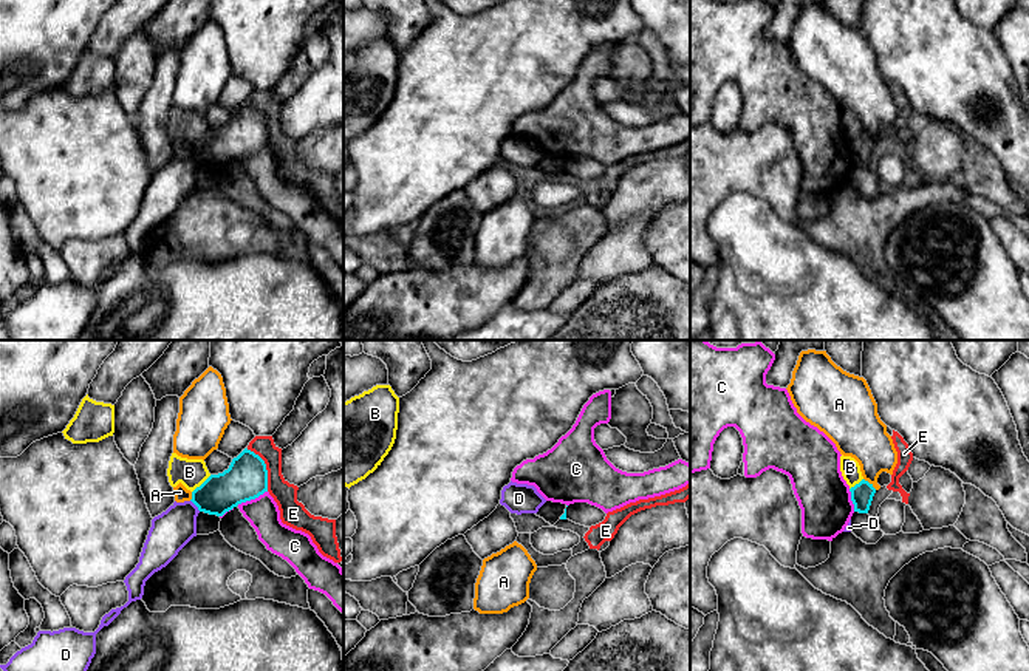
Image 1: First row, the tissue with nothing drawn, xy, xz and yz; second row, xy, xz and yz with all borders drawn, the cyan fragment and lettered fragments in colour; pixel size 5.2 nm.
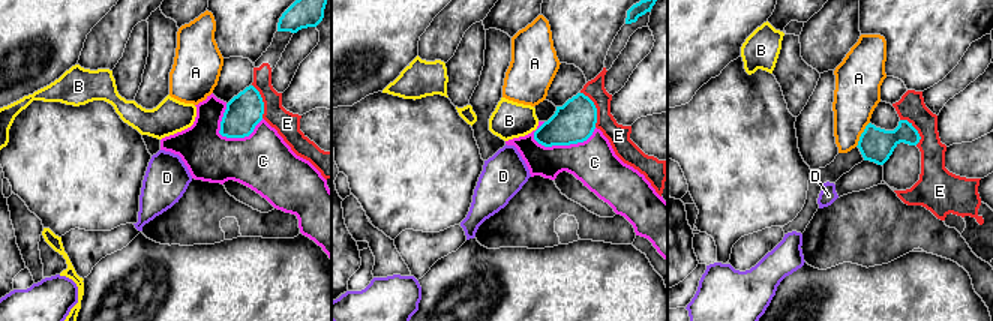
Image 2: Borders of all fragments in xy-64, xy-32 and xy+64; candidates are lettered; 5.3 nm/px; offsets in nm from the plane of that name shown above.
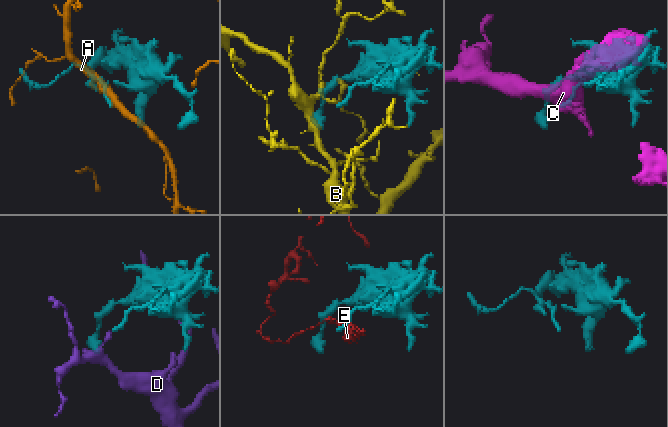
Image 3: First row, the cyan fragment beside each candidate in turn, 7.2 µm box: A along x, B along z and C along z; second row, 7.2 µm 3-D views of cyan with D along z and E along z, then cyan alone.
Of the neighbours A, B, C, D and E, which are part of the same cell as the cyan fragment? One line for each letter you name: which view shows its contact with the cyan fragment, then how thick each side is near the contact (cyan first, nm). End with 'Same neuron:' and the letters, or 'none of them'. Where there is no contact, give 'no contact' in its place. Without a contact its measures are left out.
Same neuron: none of them

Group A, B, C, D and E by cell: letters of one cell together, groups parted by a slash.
A / B / C / D / E

